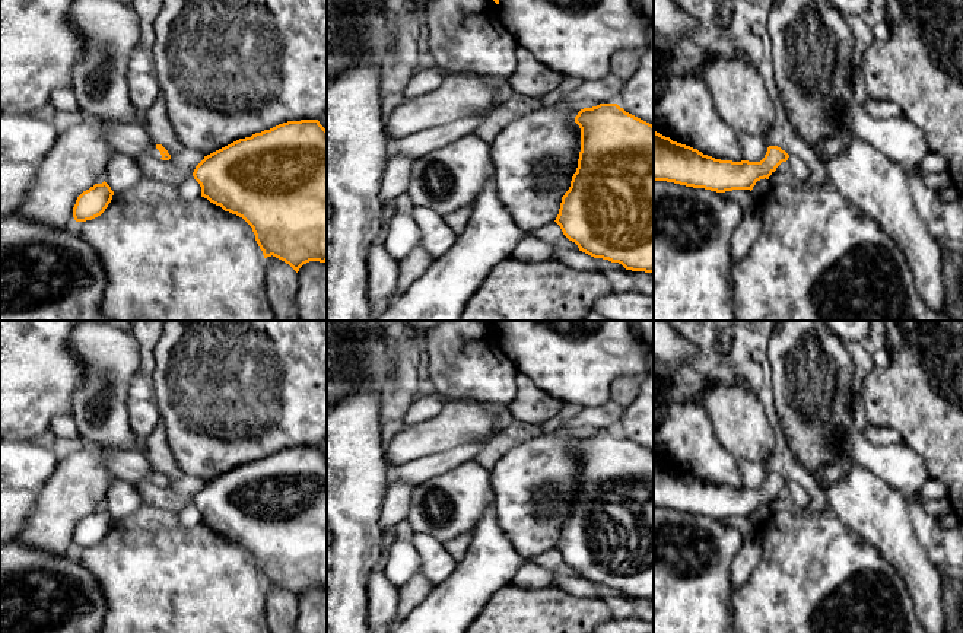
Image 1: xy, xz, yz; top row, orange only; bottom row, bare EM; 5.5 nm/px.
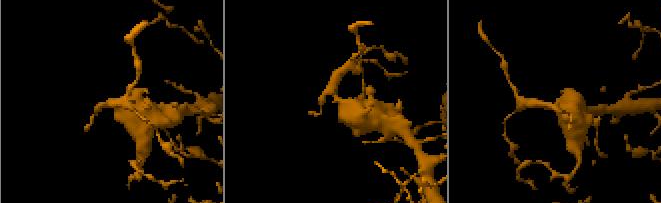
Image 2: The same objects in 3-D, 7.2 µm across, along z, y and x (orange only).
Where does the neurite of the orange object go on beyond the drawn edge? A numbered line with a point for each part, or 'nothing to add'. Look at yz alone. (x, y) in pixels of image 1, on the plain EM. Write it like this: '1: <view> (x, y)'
nothing to add

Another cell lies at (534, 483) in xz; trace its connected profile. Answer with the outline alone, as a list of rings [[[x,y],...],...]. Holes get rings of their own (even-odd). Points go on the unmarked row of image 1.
[[[563,427],[541,433],[506,451],[490,471],[498,525],[525,562],[530,557],[554,548],[559,541],[562,524],[569,516],[572,503],[578,494],[581,455],[575,449],[575,443],[581,436],[584,435],[572,435]]]

